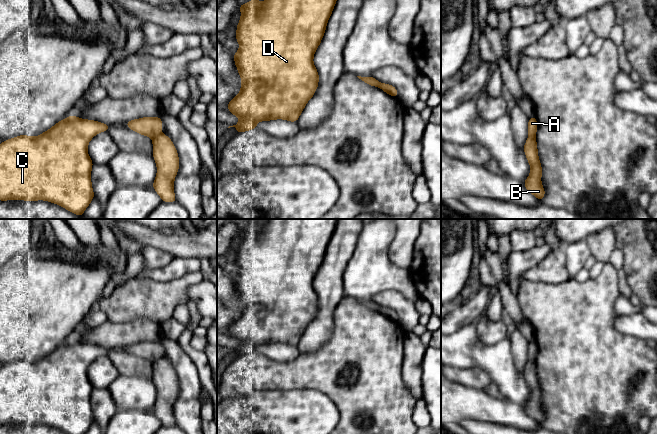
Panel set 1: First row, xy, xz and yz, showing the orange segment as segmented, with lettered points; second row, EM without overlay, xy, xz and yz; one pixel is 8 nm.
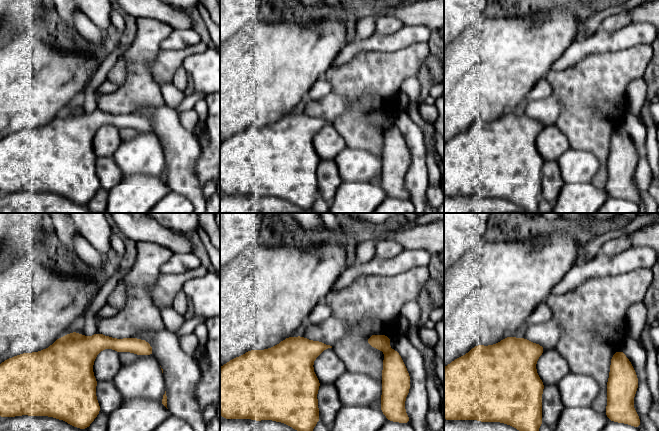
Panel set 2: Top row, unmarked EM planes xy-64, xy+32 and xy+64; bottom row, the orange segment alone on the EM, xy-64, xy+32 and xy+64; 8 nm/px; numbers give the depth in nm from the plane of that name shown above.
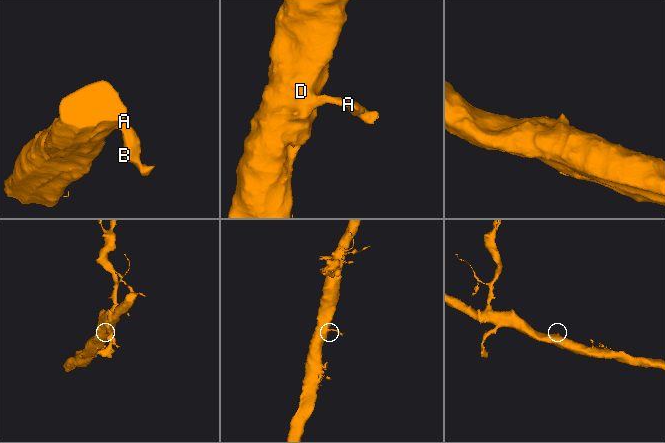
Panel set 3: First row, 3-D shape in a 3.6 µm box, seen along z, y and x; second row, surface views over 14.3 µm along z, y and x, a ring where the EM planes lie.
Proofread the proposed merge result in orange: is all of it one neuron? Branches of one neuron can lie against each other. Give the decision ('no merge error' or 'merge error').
merge error

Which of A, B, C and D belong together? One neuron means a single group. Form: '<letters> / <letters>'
A C D / B

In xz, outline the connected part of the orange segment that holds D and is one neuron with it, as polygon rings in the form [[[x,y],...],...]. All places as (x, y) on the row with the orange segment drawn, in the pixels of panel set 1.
[[[251,0],[246,4],[240,4],[241,19],[237,25],[235,38],[238,41],[240,48],[234,53],[234,61],[242,79],[242,85],[240,93],[227,104],[227,107],[230,110],[229,112],[238,116],[240,121],[238,124],[229,126],[228,128],[235,127],[238,134],[247,130],[256,129],[256,124],[259,121],[284,119],[291,122],[297,122],[302,110],[306,106],[308,100],[313,97],[318,87],[319,75],[313,64],[313,56],[324,36],[326,24],[332,14],[335,3],[336,0],[265,0],[262,3],[258,0]]]

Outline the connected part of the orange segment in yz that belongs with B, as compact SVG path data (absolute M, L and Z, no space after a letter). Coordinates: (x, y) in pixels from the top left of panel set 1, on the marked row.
M529 136L523 149L528 163L531 166L530 175L524 181L525 187L531 194L542 202L545 195L545 190L541 184L542 168L538 158L536 137Z

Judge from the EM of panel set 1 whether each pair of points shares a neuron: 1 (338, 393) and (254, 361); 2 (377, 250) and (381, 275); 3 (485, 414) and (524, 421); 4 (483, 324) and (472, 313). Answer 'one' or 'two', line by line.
1: one
2: one
3: one
4: two

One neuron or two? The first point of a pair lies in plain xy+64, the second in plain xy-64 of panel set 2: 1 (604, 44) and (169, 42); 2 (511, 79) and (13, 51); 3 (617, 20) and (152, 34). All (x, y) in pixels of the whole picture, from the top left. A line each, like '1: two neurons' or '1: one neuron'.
1: one neuron
2: one neuron
3: one neuron

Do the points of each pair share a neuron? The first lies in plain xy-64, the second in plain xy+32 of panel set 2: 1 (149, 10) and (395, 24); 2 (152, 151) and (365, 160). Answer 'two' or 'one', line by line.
1: two
2: one

